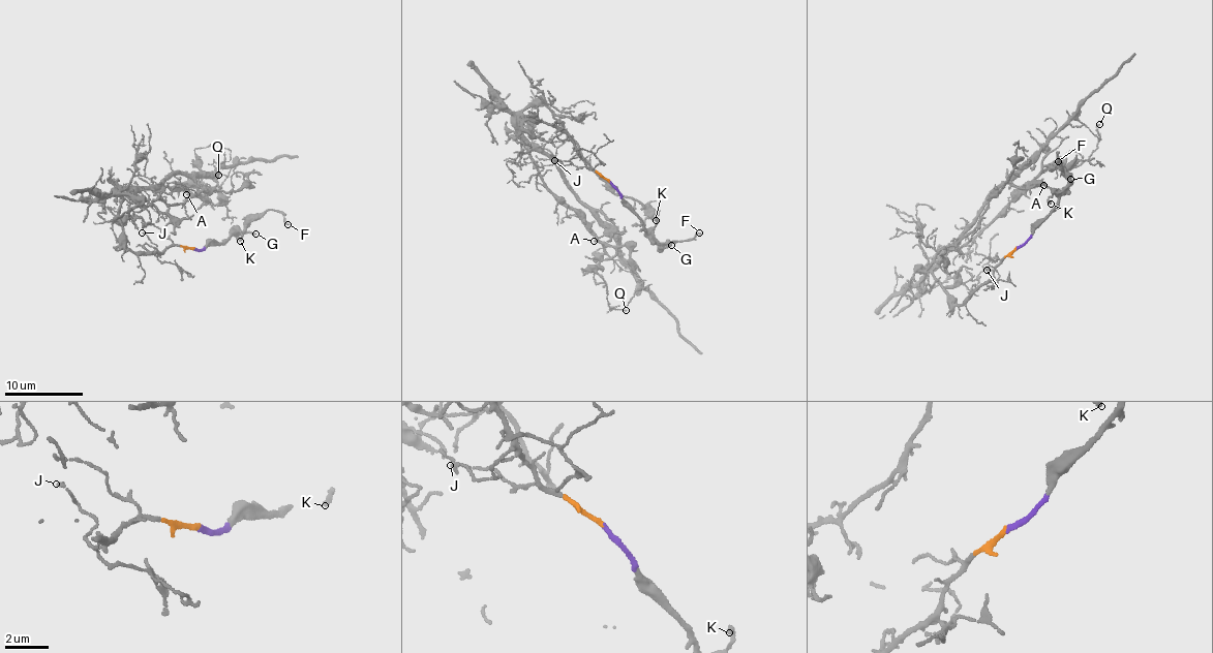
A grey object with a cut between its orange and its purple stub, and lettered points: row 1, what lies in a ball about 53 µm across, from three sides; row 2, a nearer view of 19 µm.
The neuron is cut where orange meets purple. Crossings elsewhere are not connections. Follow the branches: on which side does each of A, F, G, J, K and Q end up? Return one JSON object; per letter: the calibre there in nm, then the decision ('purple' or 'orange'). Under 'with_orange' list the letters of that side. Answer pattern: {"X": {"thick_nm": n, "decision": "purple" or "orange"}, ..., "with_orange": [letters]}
{"A": {"thick_nm": 110, "decision": "orange"}, "F": {"thick_nm": 150, "decision": "purple"}, "G": {"thick_nm": 160, "decision": "purple"}, "J": {"thick_nm": 90, "decision": "orange"}, "K": {"thick_nm": 180, "decision": "purple"}, "Q": {"thick_nm": 100, "decision": "orange"}, "with_orange": ["A", "J", "Q"]}

